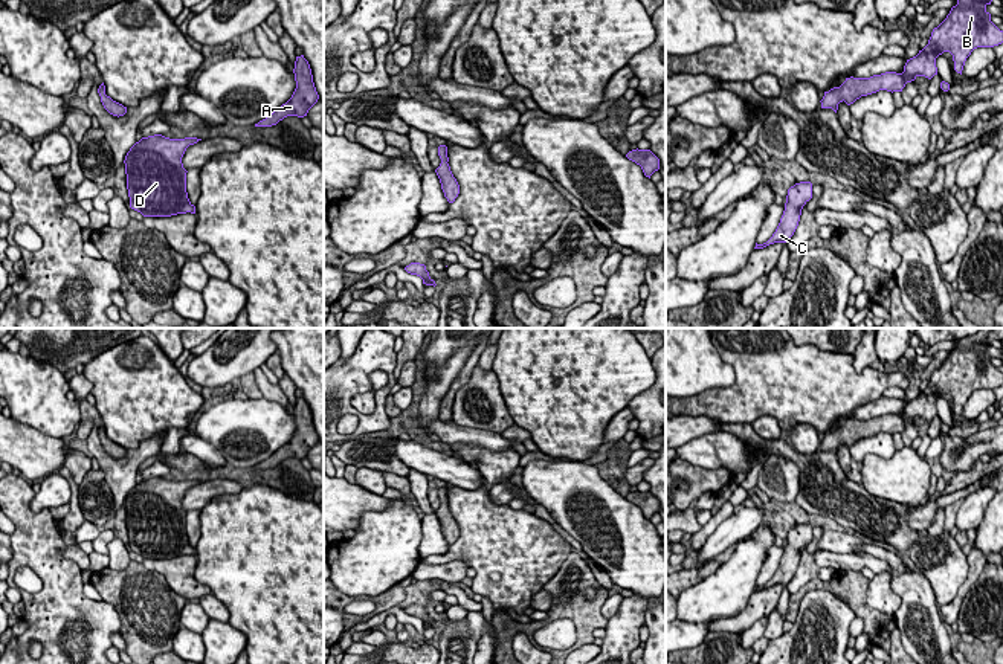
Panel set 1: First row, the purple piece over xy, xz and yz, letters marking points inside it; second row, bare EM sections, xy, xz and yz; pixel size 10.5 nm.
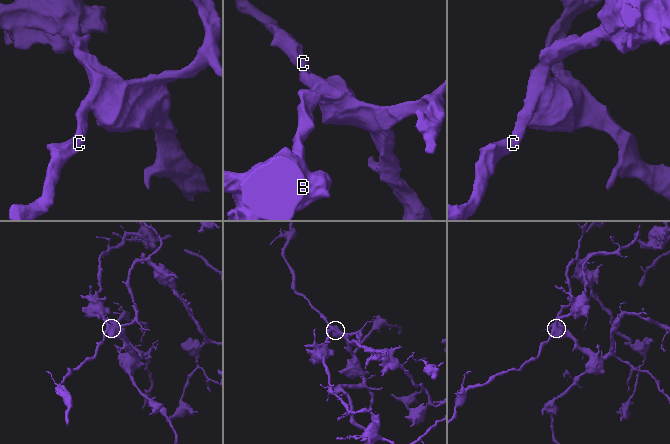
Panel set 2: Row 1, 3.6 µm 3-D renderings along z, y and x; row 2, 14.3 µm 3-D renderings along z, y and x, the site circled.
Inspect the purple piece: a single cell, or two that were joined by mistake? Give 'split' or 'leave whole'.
leave whole

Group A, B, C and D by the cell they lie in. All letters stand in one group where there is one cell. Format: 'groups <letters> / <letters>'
groups A B C D

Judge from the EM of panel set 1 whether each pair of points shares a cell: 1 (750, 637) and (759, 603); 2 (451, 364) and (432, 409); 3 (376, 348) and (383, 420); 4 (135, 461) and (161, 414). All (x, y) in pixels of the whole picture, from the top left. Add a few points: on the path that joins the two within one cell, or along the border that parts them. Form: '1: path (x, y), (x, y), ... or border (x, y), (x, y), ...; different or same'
1: border (767, 615), (751, 623), (741, 634); different
2: path (445, 374), (432, 393), (432, 399); same
3: path (388, 367), (390, 385), (380, 396), (380, 402); same
4: border (165, 432), (158, 432), (127, 451); different

